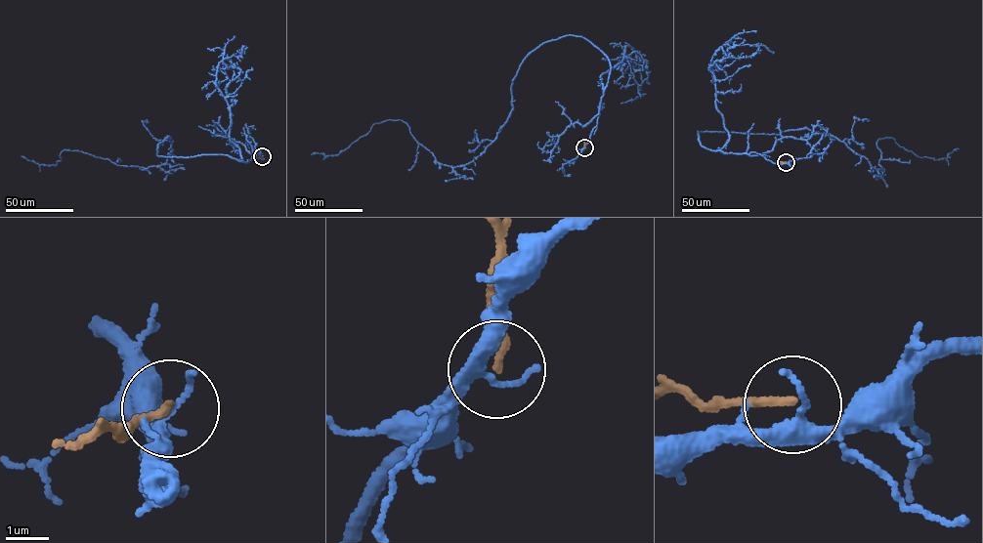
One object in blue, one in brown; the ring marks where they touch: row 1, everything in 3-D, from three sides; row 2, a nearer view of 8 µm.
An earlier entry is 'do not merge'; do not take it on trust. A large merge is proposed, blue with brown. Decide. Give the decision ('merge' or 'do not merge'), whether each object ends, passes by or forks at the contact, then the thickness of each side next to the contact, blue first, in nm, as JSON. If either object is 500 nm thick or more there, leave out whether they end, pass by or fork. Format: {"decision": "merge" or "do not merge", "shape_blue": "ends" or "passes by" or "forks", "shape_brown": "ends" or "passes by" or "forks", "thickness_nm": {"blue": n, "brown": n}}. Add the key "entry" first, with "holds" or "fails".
{"entry": "holds", "decision": "do not merge", "shape_blue": "forks", "shape_brown": "ends", "thickness_nm": {"blue": 240, "brown": 190}}

